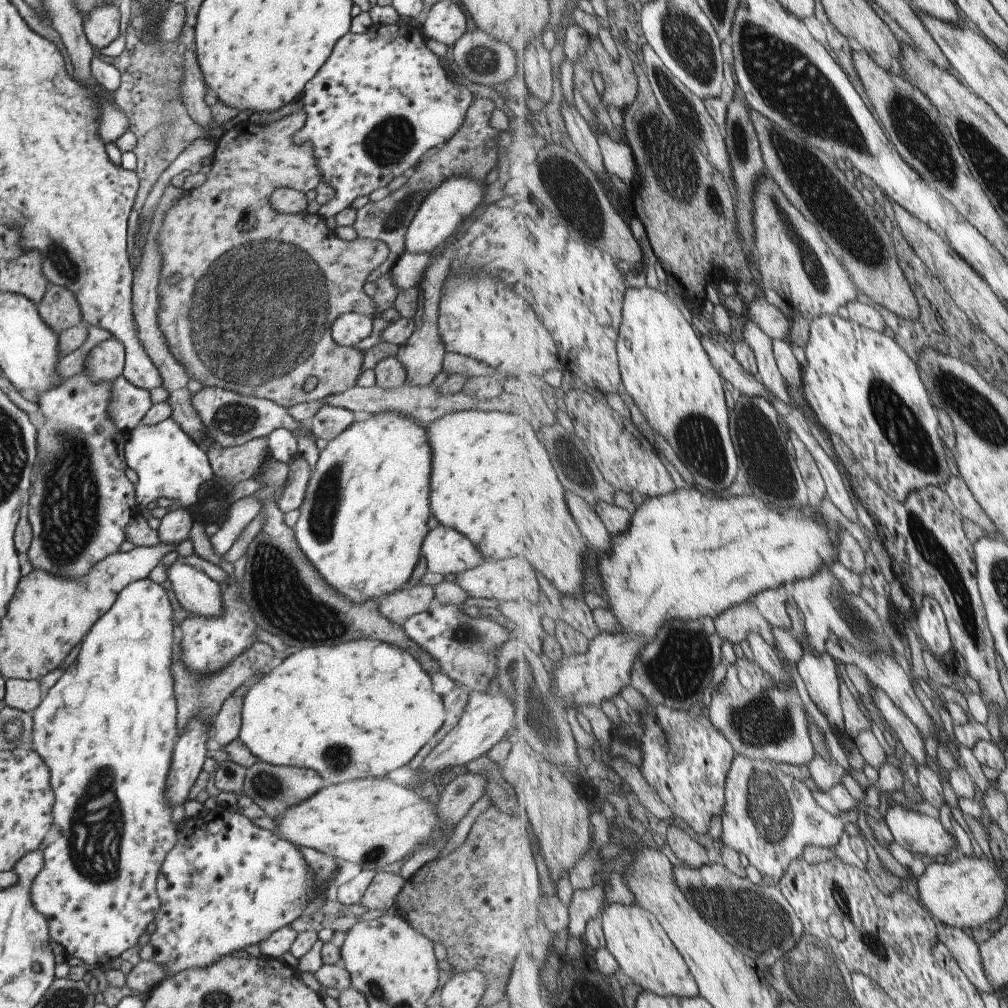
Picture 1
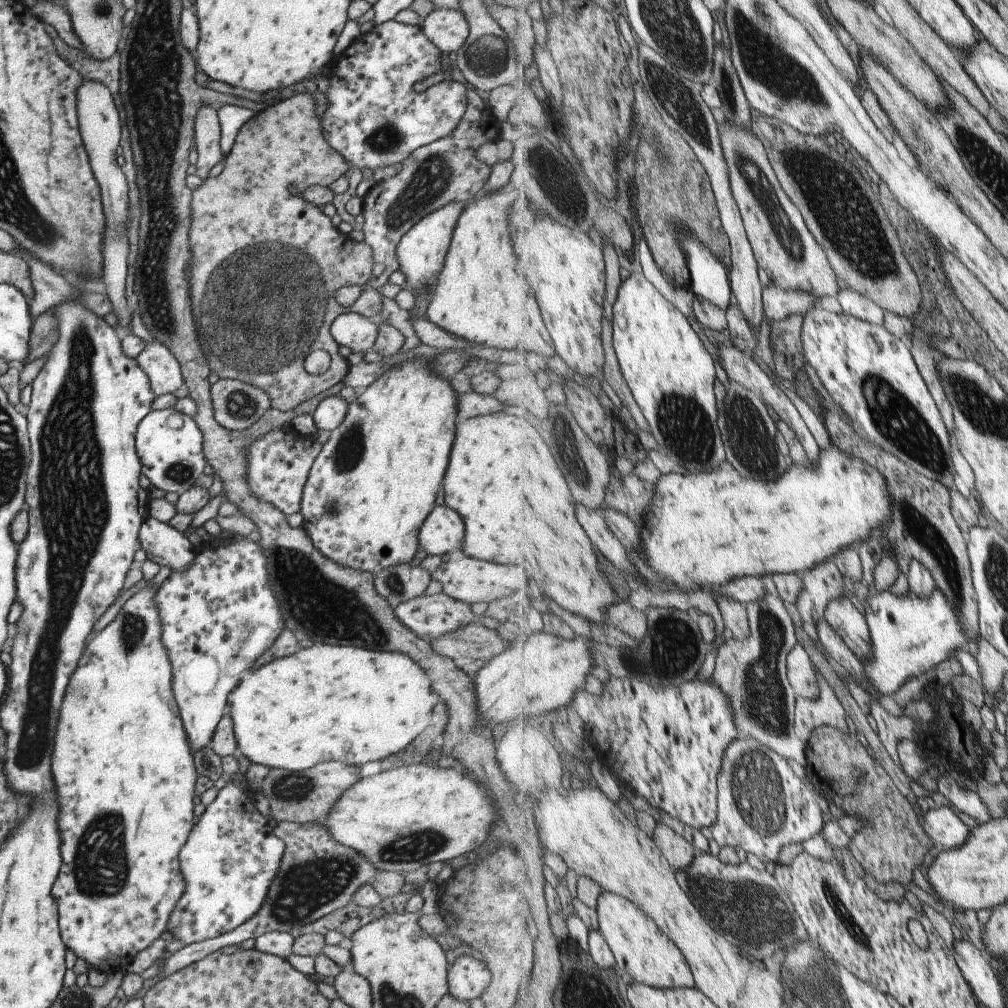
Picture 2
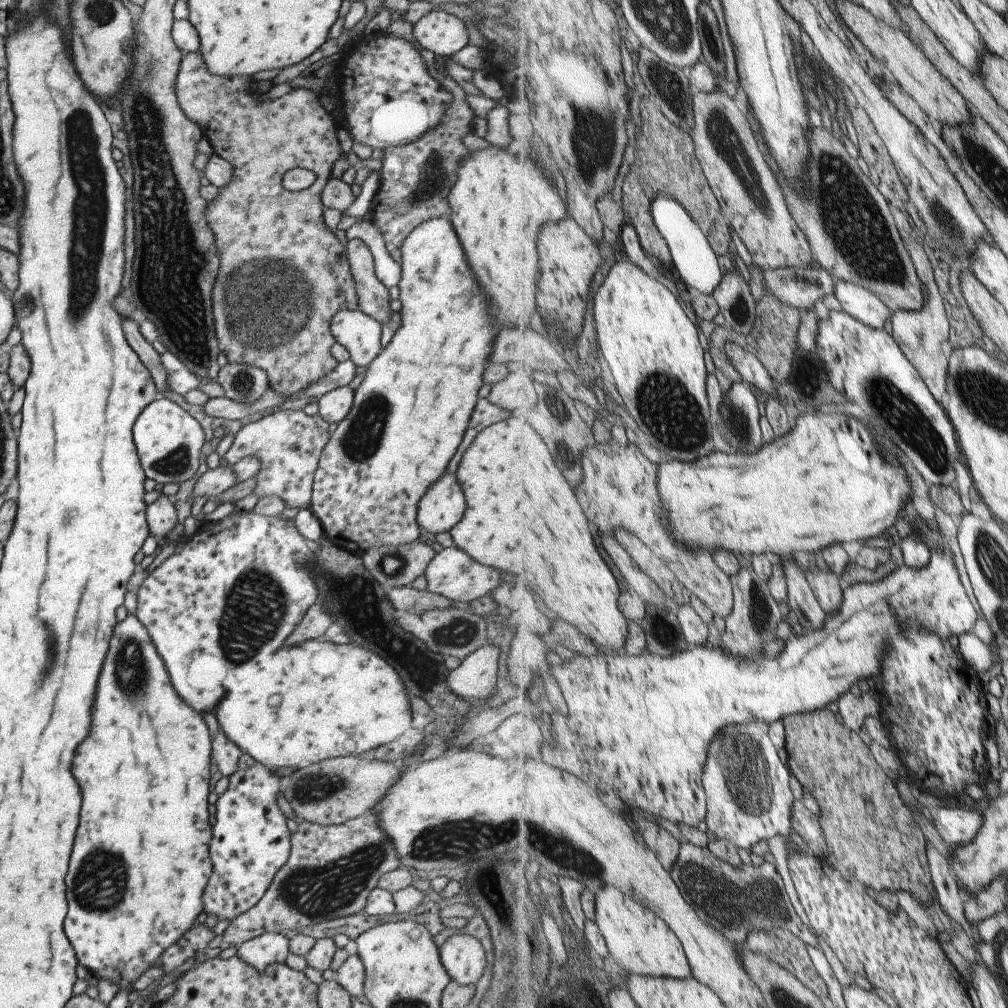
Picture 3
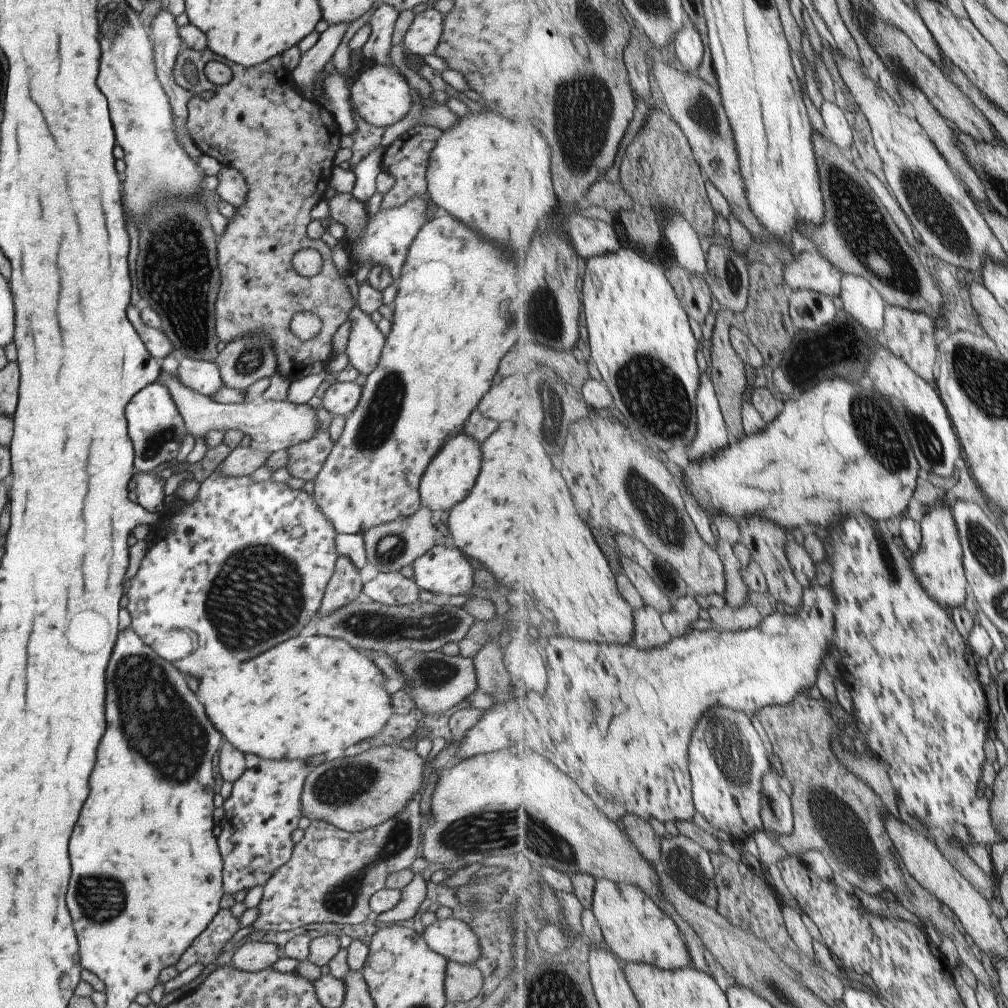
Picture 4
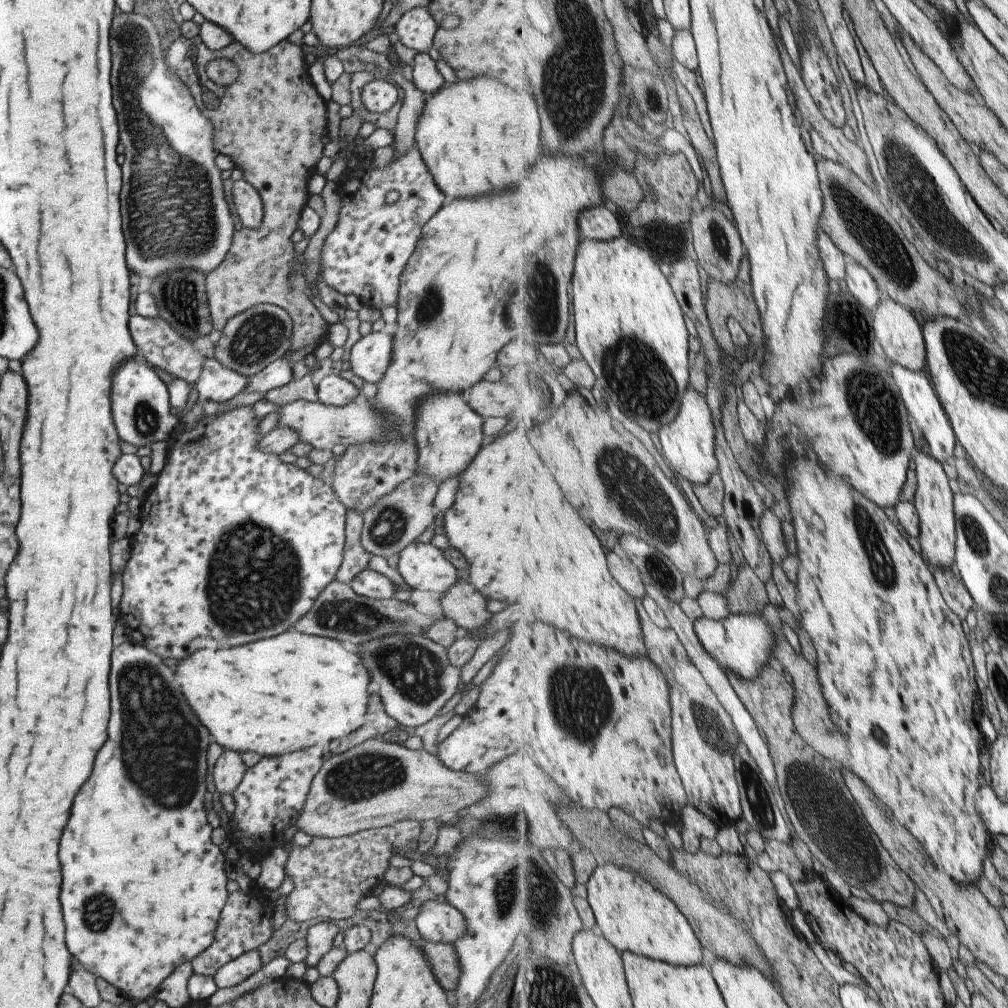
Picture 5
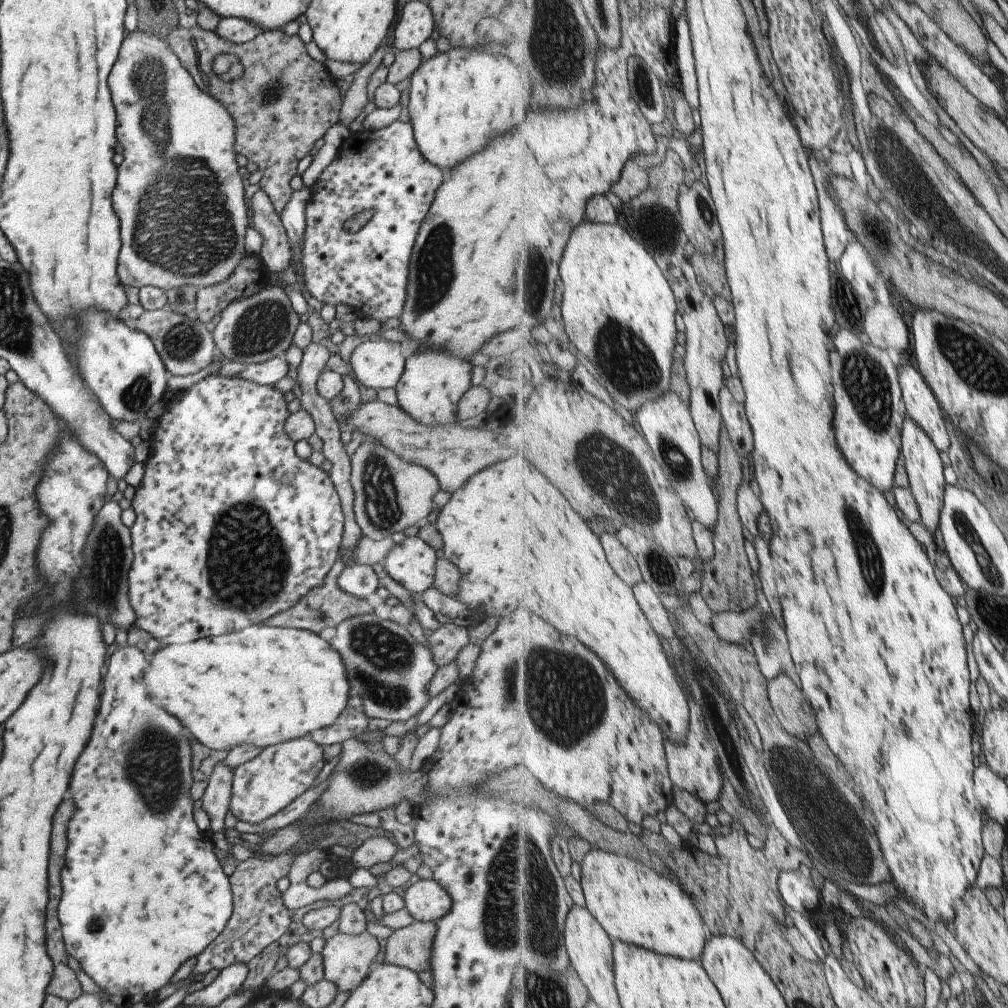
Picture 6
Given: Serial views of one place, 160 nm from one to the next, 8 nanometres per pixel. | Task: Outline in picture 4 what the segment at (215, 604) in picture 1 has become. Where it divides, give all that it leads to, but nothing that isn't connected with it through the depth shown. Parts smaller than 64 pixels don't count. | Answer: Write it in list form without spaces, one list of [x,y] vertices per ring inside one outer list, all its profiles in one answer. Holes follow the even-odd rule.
[[[135,471],[137,486],[135,486],[135,494],[137,500],[135,502],[144,508],[147,512],[159,514],[163,508],[163,479],[154,471],[139,473]]]

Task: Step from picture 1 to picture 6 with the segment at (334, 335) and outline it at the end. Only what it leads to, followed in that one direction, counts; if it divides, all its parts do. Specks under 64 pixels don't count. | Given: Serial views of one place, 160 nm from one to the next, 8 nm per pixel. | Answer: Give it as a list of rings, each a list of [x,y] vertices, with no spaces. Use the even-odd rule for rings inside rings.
[[[366,338],[350,354],[350,370],[367,388],[395,388],[403,372],[404,359],[397,341]]]

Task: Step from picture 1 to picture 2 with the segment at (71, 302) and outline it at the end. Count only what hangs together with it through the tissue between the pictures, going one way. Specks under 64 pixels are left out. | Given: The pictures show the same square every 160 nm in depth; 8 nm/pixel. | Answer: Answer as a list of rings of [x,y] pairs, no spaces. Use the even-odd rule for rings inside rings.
[[[51,309],[43,311],[34,318],[28,340],[26,364],[47,353],[57,342],[57,328],[58,320],[53,318]]]

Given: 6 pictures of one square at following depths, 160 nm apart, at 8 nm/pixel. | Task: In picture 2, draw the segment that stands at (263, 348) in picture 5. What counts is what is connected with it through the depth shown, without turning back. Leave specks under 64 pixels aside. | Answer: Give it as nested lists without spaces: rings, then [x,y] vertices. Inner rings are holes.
[[[218,379],[210,384],[210,401],[217,424],[230,431],[257,424],[272,407],[263,390],[235,379]]]

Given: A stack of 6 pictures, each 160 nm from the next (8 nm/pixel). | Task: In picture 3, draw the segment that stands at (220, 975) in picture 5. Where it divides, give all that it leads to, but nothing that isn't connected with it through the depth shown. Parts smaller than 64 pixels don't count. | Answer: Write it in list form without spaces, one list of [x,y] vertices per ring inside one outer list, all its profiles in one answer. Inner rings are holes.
[[[280,933],[260,934],[237,947],[236,955],[259,972],[273,963],[283,963],[288,952],[288,939]]]

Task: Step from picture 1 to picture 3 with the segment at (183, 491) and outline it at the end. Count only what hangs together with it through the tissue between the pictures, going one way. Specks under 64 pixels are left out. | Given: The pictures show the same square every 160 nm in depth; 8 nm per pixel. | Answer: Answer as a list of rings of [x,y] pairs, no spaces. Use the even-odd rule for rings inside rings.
[[[158,397],[152,400],[138,414],[132,426],[132,439],[146,478],[159,484],[181,484],[193,478],[199,468],[199,453],[203,444],[203,431],[181,406],[167,398]]]

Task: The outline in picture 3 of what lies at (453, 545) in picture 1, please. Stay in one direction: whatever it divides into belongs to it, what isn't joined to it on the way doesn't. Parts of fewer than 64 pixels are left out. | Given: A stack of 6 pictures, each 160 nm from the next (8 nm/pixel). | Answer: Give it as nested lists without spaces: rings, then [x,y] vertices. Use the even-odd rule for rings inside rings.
[[[455,476],[438,478],[418,502],[416,521],[429,534],[439,534],[455,526],[465,510],[463,494]]]

